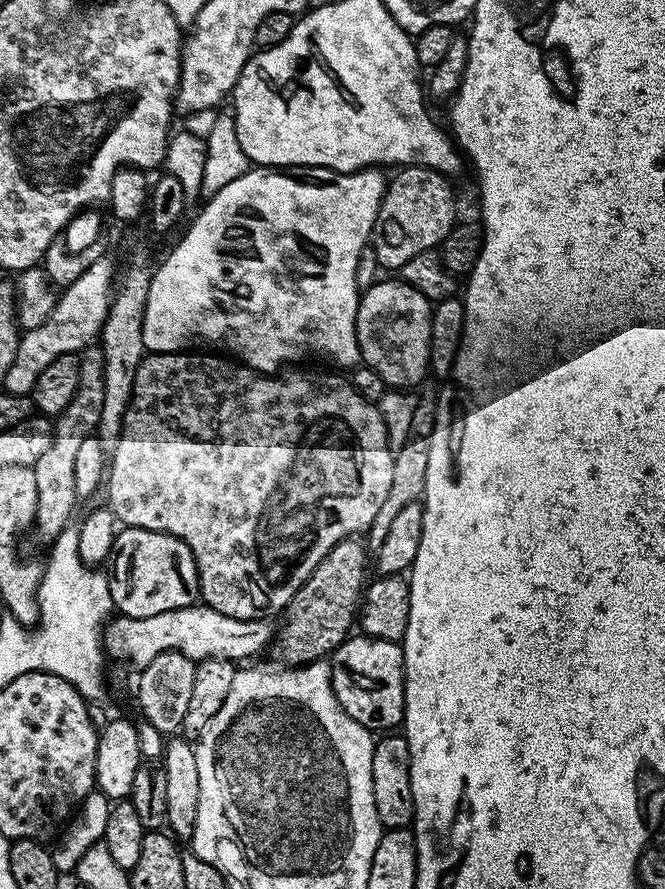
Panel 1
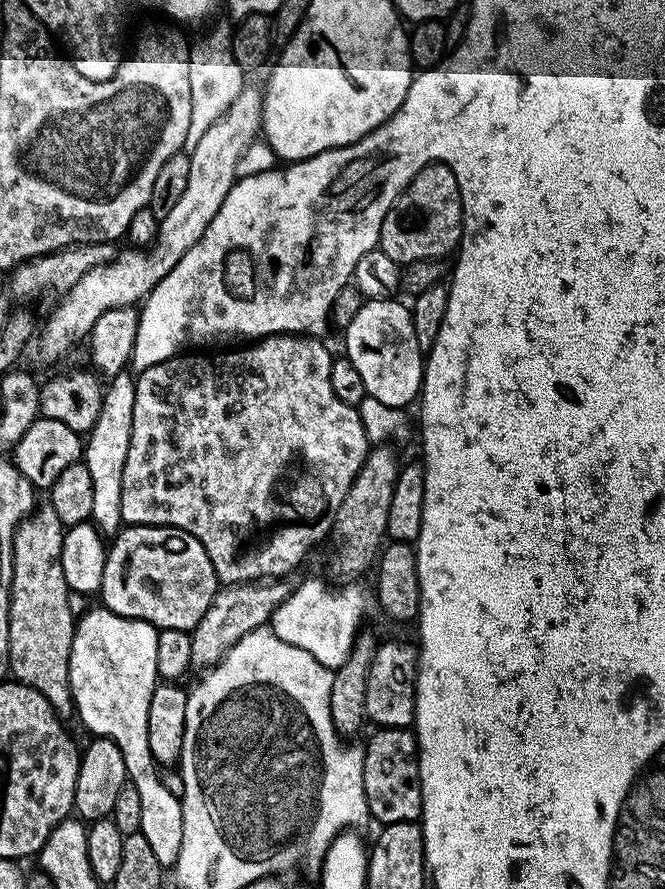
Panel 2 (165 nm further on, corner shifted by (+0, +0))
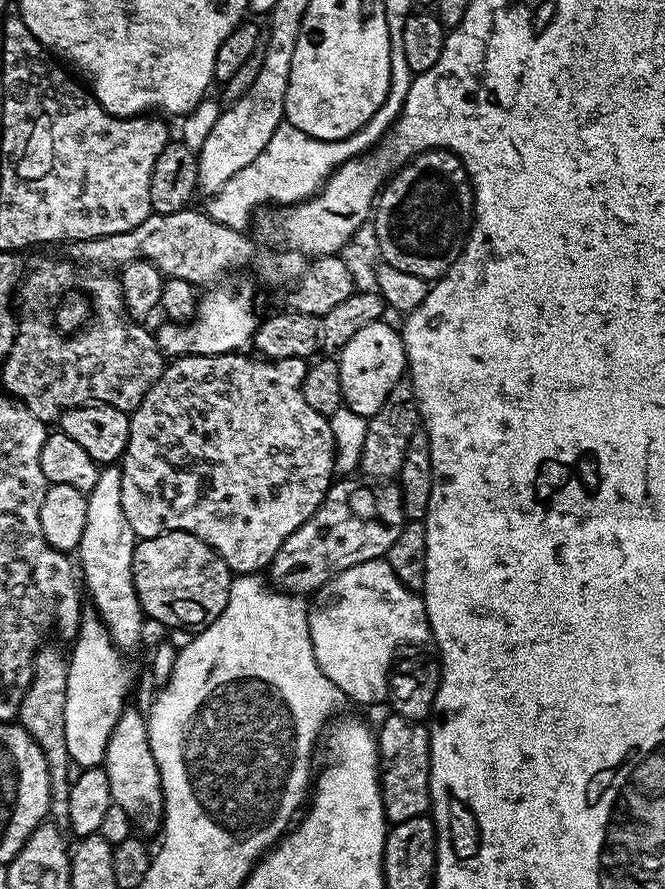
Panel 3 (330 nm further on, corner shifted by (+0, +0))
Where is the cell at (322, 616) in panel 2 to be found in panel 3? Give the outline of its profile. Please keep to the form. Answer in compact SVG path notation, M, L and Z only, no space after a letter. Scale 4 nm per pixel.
M384 558L350 566L319 588L310 600L308 629L322 674L334 682L341 697L349 696L356 704L387 701L392 655L399 644L409 640L416 648L430 649L434 644L423 595L402 586Z

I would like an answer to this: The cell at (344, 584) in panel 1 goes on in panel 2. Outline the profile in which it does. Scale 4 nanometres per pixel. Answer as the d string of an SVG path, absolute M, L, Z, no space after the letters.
M376 446L369 451L350 490L346 490L346 498L342 498L342 506L338 506L334 517L336 553L328 560L329 574L327 573L333 581L355 581L360 578L356 576L362 575L368 567L369 571L377 563L388 535L386 514L390 514L390 498L394 498L394 482L402 467L401 461L396 461L396 456L390 449L388 446Z

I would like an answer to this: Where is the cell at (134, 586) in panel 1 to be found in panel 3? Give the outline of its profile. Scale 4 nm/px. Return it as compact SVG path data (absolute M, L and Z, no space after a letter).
M163 532L160 536L137 543L132 563L132 577L140 608L149 621L157 620L158 623L172 628L171 630L199 630L207 628L218 618L218 614L222 614L222 610L226 610L234 574L228 569L224 559L194 534Z

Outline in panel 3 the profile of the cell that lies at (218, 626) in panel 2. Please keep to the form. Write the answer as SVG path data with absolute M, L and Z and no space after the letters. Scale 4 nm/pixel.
M340 478L328 487L326 498L314 510L314 514L278 550L272 563L266 569L267 579L272 579L271 587L277 592L286 592L293 596L307 597L315 594L319 588L326 586L342 570L350 570L350 566L361 564L367 560L379 560L387 557L394 538L402 534L405 526L404 511L402 510L402 494L399 483L396 482L364 482L359 484L356 478Z

